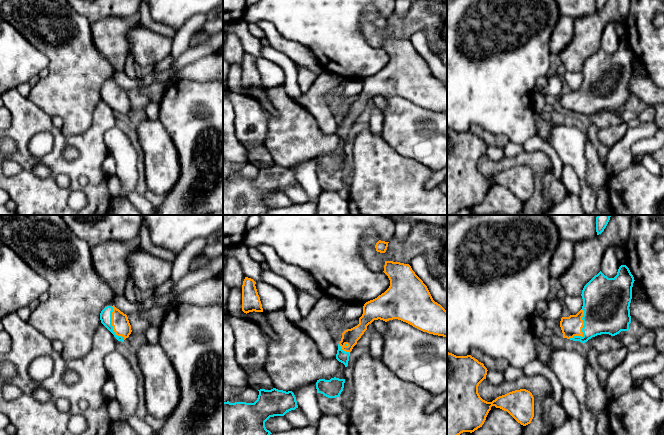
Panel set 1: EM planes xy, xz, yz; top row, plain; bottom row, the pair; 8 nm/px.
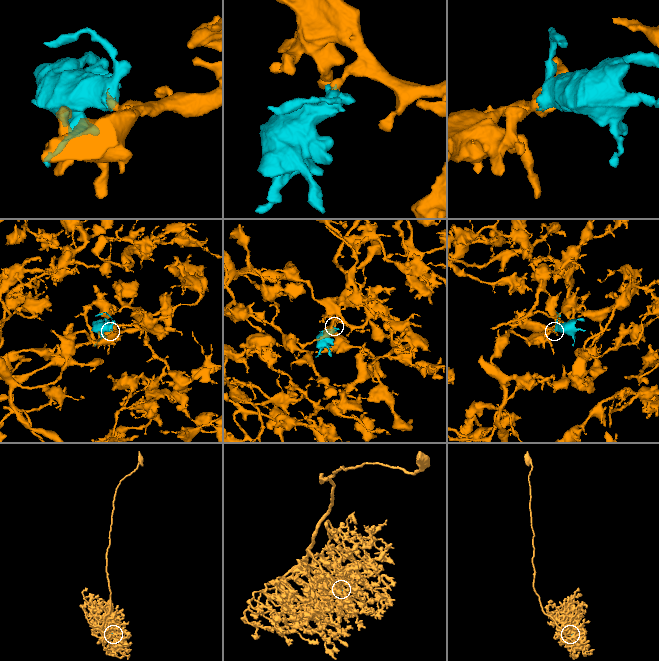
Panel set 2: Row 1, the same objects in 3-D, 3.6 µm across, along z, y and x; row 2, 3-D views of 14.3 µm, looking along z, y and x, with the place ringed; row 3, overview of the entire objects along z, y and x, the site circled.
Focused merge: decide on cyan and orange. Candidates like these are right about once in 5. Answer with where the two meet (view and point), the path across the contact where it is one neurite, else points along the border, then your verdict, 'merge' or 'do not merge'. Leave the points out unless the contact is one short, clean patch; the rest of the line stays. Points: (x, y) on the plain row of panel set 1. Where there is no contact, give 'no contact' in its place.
yz (582, 105) | across yz (606, 85), (582, 105), (571, 102) | merge

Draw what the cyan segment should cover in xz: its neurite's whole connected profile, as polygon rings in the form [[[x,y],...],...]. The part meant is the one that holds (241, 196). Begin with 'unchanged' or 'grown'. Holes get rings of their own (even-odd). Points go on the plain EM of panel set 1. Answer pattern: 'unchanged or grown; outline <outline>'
unchanged; outline [[[273,164],[260,165],[254,179],[223,178],[223,215],[266,215],[272,210],[265,203],[265,198],[274,192],[284,192],[287,188],[298,184],[296,173],[292,167]]]

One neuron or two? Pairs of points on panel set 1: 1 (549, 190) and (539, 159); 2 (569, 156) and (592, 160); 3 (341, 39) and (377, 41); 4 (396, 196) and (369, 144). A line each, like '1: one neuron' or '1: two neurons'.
1: one neuron
2: two neurons
3: two neurons
4: one neuron

